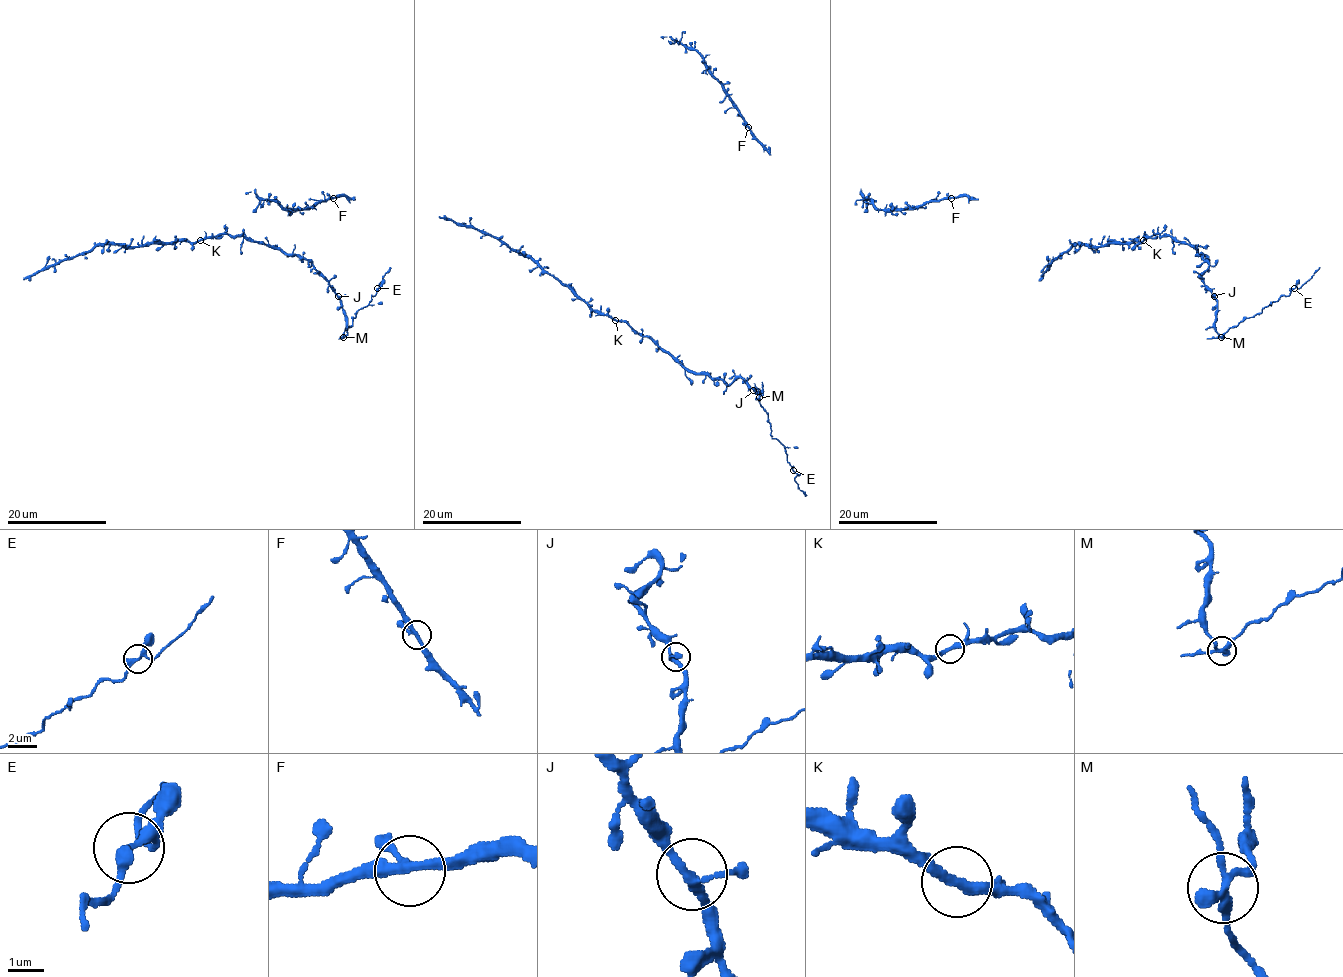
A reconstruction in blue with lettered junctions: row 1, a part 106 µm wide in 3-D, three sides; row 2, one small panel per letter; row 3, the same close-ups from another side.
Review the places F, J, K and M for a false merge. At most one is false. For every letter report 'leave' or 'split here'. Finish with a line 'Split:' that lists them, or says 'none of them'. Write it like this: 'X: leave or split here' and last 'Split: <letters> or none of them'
F: leave
J: leave
K: leave
M: leave
Split: none of them

